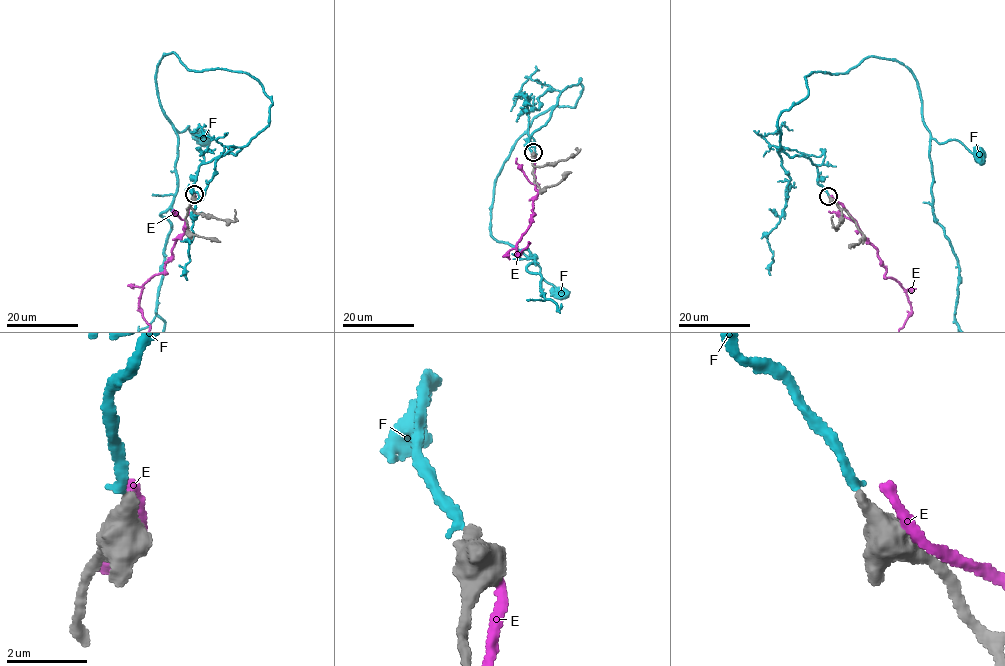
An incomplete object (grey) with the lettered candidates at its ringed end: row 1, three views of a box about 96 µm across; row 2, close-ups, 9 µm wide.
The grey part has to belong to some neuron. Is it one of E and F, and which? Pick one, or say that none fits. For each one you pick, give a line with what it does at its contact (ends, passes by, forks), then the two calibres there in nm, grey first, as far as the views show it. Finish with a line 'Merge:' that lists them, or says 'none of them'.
Merge: none of them

